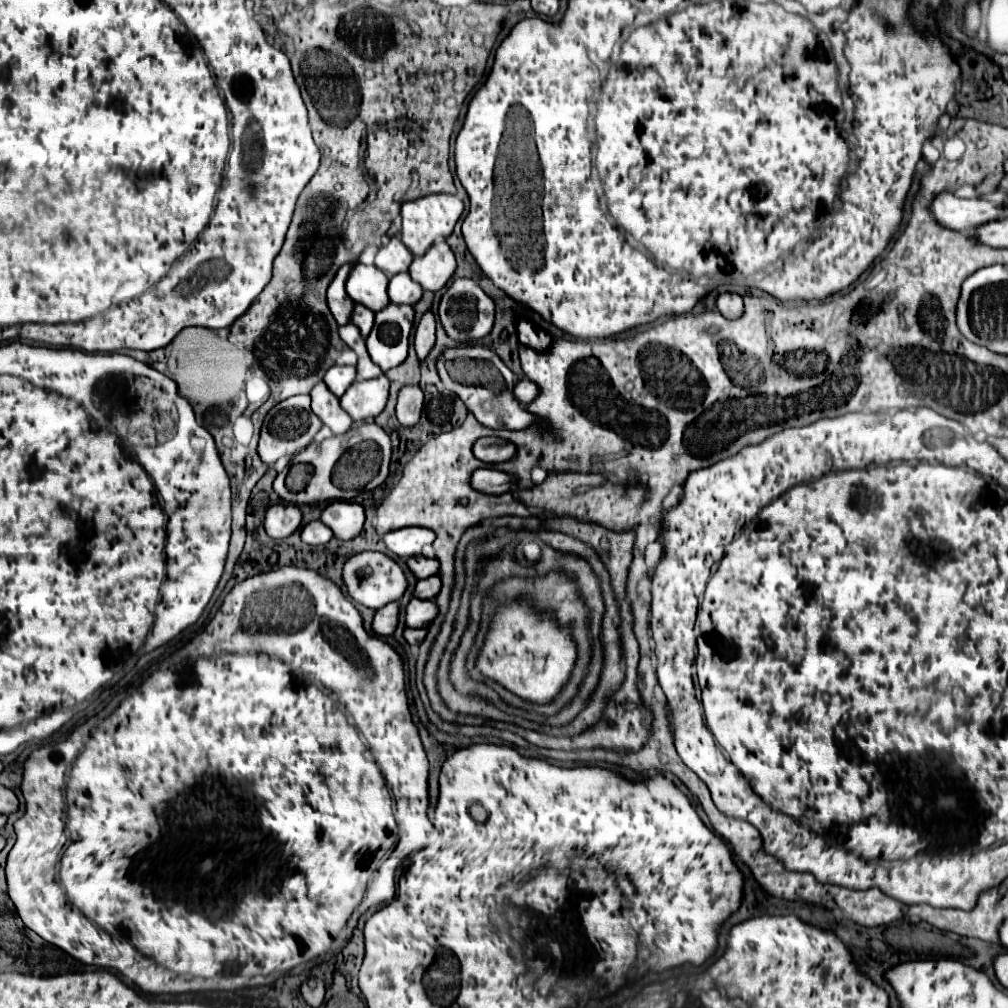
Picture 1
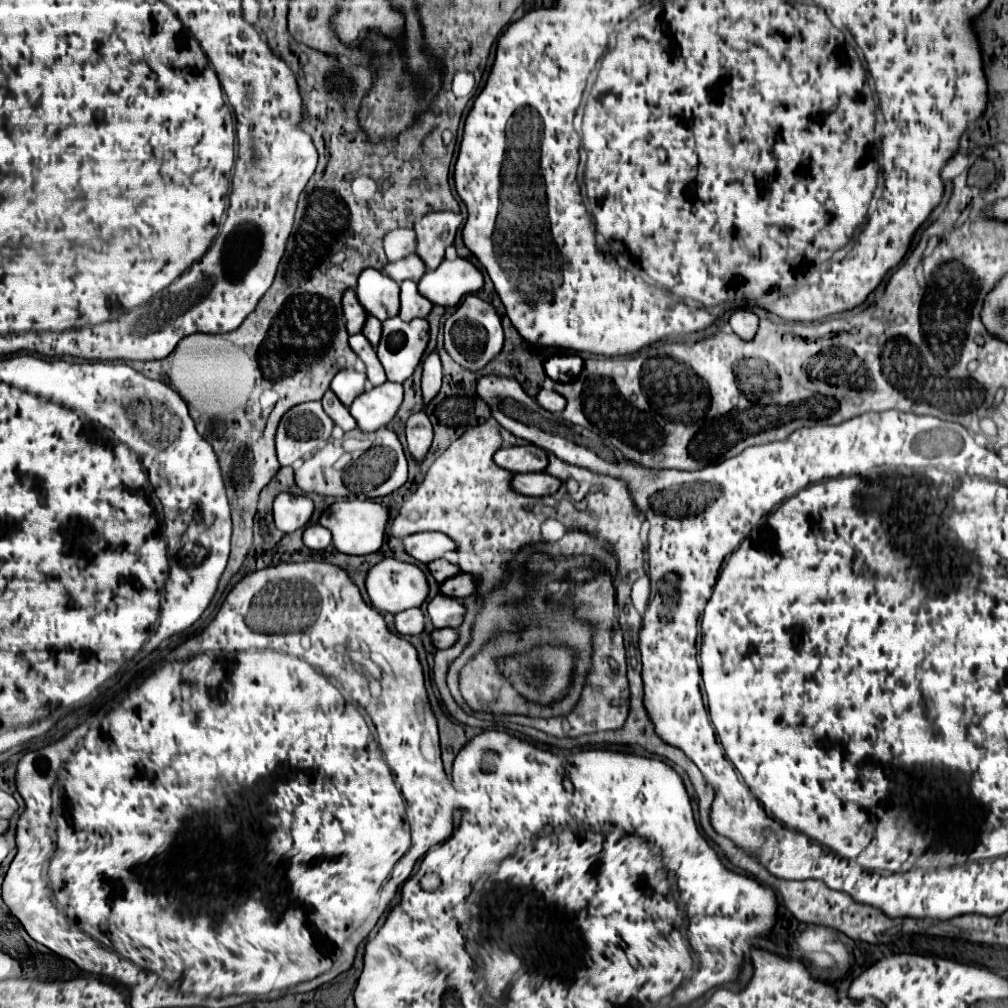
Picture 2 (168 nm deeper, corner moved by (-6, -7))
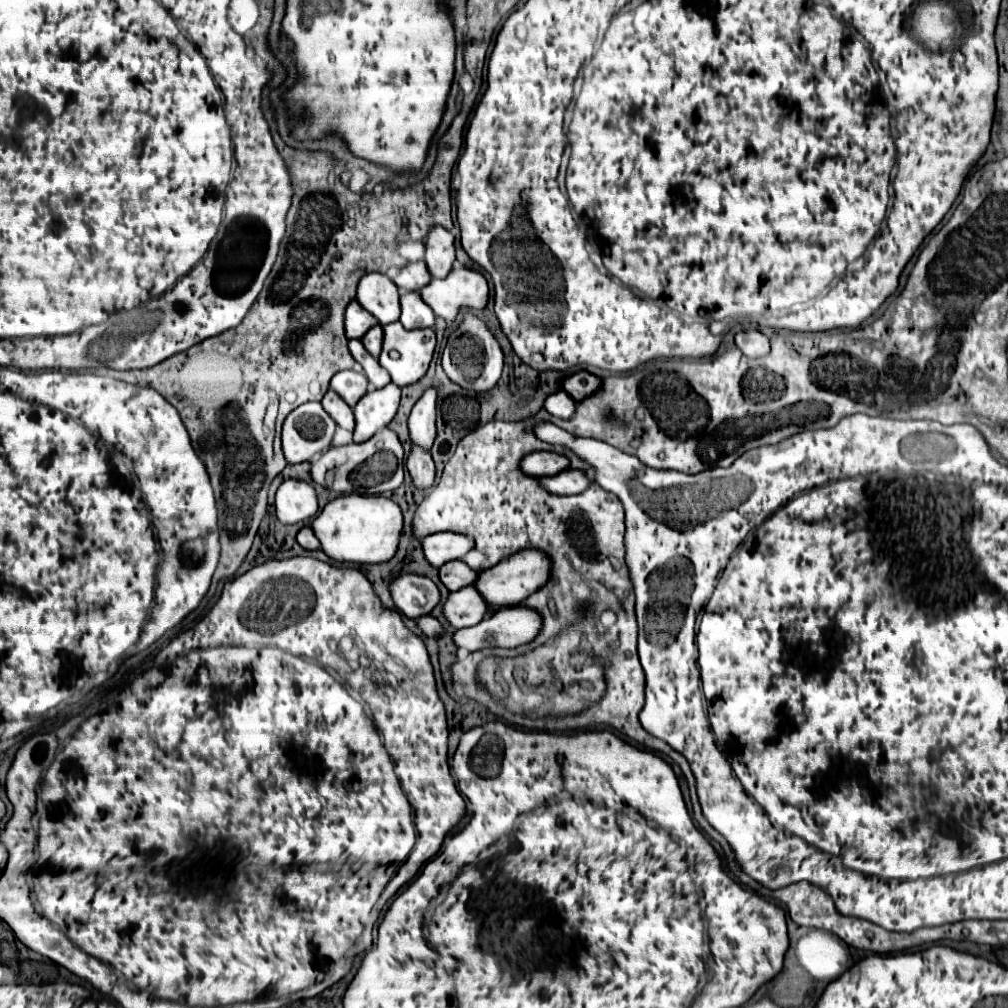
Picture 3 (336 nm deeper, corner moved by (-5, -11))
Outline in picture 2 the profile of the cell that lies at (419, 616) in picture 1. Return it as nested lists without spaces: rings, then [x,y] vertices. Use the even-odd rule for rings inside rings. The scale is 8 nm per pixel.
[[[438,594],[428,604],[428,614],[430,614],[432,624],[436,628],[458,628],[462,624],[462,620],[464,620],[466,608],[464,608],[462,600]]]

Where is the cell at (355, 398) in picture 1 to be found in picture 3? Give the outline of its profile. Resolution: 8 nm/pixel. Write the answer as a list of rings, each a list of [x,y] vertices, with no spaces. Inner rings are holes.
[[[387,384],[381,390],[367,392],[353,408],[357,422],[353,432],[353,442],[365,442],[375,432],[385,428],[397,414],[399,398],[401,398],[401,388],[395,384]]]

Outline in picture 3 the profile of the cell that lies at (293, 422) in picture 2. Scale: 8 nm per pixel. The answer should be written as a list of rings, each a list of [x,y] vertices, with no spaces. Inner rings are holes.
[[[321,402],[301,404],[283,422],[281,442],[287,464],[311,460],[317,452],[327,450],[331,446],[335,428],[335,420],[329,418]]]

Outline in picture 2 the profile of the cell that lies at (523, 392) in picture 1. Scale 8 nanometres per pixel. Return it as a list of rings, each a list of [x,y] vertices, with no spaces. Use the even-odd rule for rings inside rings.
[[[542,388],[540,392],[538,392],[538,396],[536,396],[536,400],[538,400],[538,404],[544,408],[544,410],[548,410],[548,412],[562,412],[564,408],[566,408],[566,398],[564,396],[560,396],[556,390],[552,390],[552,388]]]

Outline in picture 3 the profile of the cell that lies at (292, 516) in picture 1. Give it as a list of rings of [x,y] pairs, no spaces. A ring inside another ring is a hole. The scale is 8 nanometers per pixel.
[[[285,480],[275,494],[275,514],[281,524],[299,524],[317,512],[317,496],[311,484],[301,480]]]

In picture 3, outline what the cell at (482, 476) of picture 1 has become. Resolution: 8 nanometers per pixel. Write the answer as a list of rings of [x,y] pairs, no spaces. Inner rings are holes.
[[[563,470],[563,472],[555,474],[555,476],[539,478],[539,486],[543,490],[547,490],[549,494],[567,496],[567,494],[583,492],[589,486],[589,478],[581,470]]]

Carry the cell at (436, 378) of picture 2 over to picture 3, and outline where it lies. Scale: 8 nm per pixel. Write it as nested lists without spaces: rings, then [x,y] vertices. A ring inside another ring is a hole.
[[[429,386],[409,416],[409,434],[411,442],[423,448],[431,448],[435,440],[435,406],[437,406],[437,390]]]

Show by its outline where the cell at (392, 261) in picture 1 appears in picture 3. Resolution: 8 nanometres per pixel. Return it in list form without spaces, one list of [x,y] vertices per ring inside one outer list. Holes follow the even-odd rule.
[[[423,260],[405,264],[393,280],[401,290],[421,290],[427,282],[431,282],[431,274]]]

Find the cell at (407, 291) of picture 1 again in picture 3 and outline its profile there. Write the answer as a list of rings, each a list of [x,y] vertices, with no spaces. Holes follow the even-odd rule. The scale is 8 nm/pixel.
[[[401,290],[401,318],[399,322],[407,328],[429,328],[435,324],[433,310],[421,300],[419,292]]]

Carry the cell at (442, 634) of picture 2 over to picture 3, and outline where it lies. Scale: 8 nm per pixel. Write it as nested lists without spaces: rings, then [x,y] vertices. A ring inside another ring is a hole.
[[[509,606],[509,608],[497,610],[489,618],[483,618],[479,624],[475,624],[471,628],[457,630],[453,634],[453,644],[457,648],[469,650],[469,652],[475,652],[475,650],[481,650],[481,648],[493,648],[493,646],[515,648],[519,644],[531,642],[537,636],[539,630],[541,630],[541,618],[539,618],[539,614],[535,614],[535,610],[529,610],[529,608],[523,608],[523,606]]]

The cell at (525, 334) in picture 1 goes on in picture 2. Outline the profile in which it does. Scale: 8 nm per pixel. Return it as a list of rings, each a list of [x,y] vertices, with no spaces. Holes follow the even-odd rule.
[[[574,354],[574,358],[572,356],[552,356],[546,360],[544,368],[546,368],[546,374],[550,380],[564,384],[564,382],[572,382],[580,376],[580,372],[584,368],[584,360],[578,354]]]

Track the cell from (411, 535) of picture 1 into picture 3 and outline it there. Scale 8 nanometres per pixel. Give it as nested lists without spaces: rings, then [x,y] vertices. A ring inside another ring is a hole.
[[[439,532],[439,534],[425,536],[421,540],[421,546],[427,562],[439,568],[449,560],[457,560],[463,554],[467,554],[473,548],[473,540],[455,532]]]

